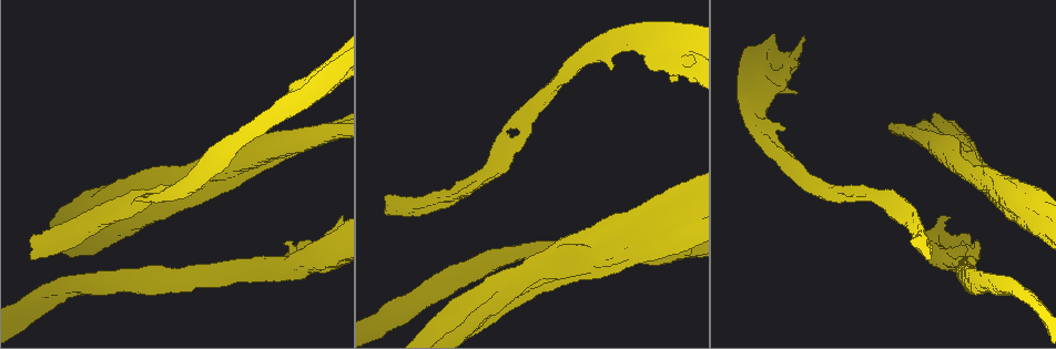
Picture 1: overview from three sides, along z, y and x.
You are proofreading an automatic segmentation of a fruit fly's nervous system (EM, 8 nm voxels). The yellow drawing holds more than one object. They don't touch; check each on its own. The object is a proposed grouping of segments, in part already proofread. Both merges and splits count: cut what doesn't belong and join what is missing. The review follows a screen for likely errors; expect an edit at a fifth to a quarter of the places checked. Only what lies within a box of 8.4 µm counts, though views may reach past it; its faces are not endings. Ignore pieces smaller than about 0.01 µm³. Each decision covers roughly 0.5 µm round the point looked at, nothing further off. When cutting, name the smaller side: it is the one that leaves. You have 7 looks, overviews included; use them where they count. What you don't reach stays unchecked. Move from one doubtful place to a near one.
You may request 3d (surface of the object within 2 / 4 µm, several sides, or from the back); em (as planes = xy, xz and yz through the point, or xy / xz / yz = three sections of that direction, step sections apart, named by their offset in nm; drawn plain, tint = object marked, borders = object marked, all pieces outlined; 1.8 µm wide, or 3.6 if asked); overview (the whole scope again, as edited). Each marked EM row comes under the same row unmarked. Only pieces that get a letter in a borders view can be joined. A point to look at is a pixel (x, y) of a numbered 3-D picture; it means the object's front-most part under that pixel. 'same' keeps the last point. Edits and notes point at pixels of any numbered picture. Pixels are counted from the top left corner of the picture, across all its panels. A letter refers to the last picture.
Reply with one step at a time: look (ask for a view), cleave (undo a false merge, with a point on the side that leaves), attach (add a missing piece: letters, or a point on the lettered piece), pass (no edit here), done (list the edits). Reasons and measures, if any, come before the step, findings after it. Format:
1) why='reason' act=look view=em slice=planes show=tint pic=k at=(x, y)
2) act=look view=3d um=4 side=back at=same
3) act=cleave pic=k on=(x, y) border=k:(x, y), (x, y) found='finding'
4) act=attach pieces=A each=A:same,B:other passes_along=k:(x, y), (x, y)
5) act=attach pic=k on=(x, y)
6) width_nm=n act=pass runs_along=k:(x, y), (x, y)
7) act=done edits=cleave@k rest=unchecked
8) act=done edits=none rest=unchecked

why='sudden change in width' act=look view=3d um=4 pic=1 at=(516, 282)

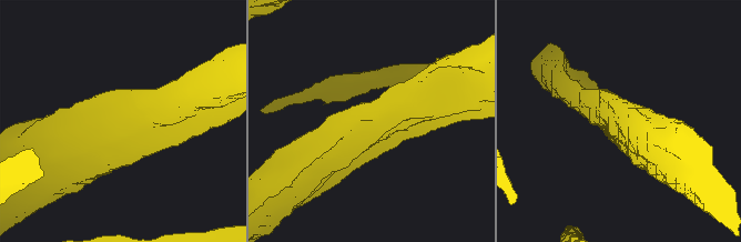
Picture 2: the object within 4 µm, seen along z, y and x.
why='now the EM' act=look view=em slice=planes show=borders pic=2 at=(122, 128)

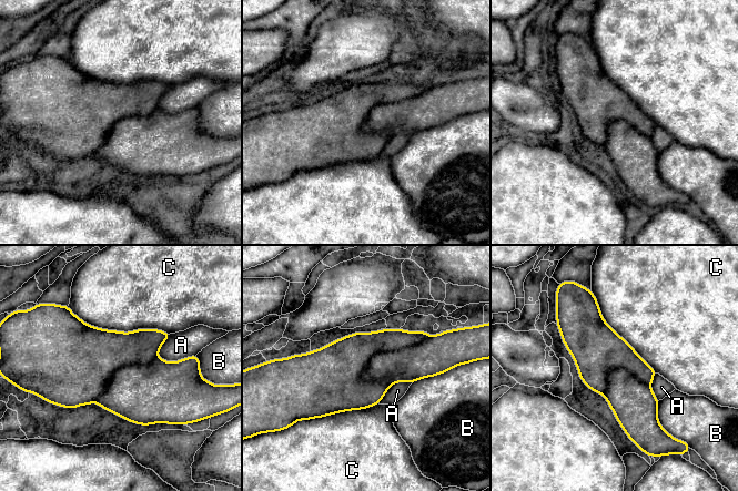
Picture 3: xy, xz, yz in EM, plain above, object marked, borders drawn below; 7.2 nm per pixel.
width_nm=420 act=cleave pic=3 on=(421, 360) each=A:other,B:other,C:other border=3:(428, 336), (376, 353), (361, 378) found='two cells meet here'

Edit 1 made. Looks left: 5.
why='redraw' act=look view=overview

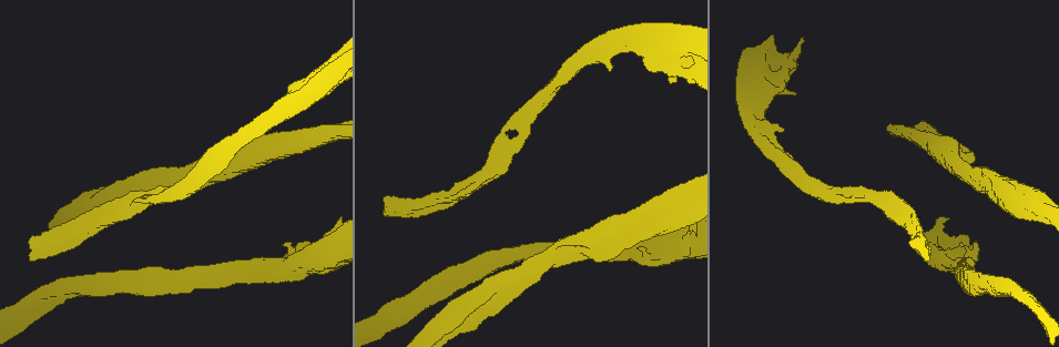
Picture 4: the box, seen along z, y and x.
why='stops while still wide' act=look view=em slice=planes show=borders pic=4 at=(503, 126)

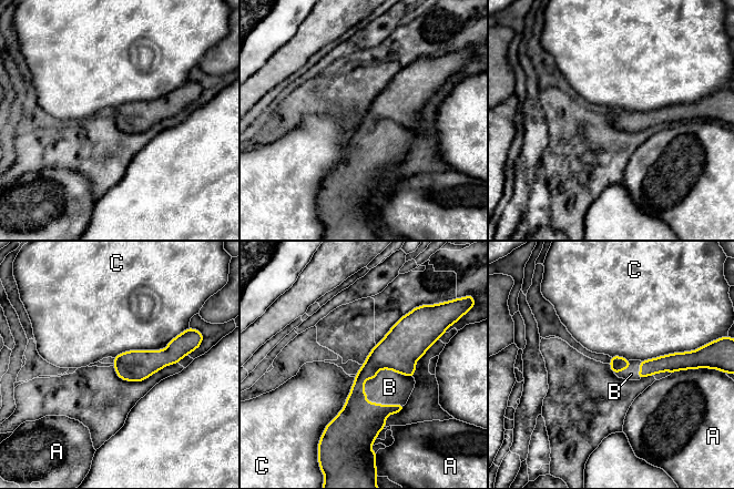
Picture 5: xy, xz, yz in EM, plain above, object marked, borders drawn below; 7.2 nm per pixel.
act=attach pieces=B each=A:other,B:same,C:other passes_along=5:(398, 350), (377, 372), (389, 387) found='it goes on there'

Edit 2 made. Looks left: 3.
why='end of a long branch' act=look view=3d um=2 pic=4 at=(32, 258)

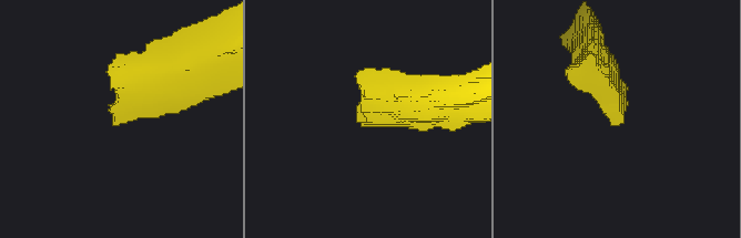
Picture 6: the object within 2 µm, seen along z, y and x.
why='shape alone is not enough' act=look view=em slice=yz step=8 show=tint pic=6 at=(620, 121)

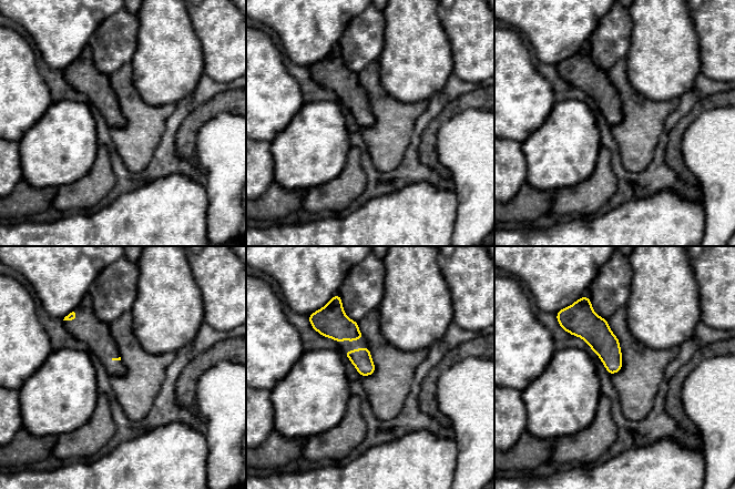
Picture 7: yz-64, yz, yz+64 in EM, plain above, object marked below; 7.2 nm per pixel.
why='another direction' act=look view=em slice=planes show=borders at=same

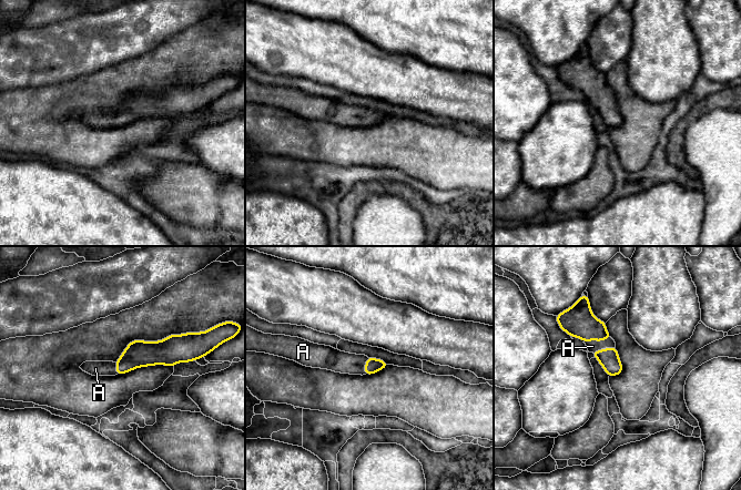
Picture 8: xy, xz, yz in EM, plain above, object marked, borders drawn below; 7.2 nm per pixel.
longest_contact=A:200nm act=attach pieces=A each=A:same passes_along=8:(579, 322), (597, 339), (592, 346) found='the cell continues'

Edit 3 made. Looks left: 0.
act=done edits=cleave@3,attach@5,attach@8 rest=unchecked

